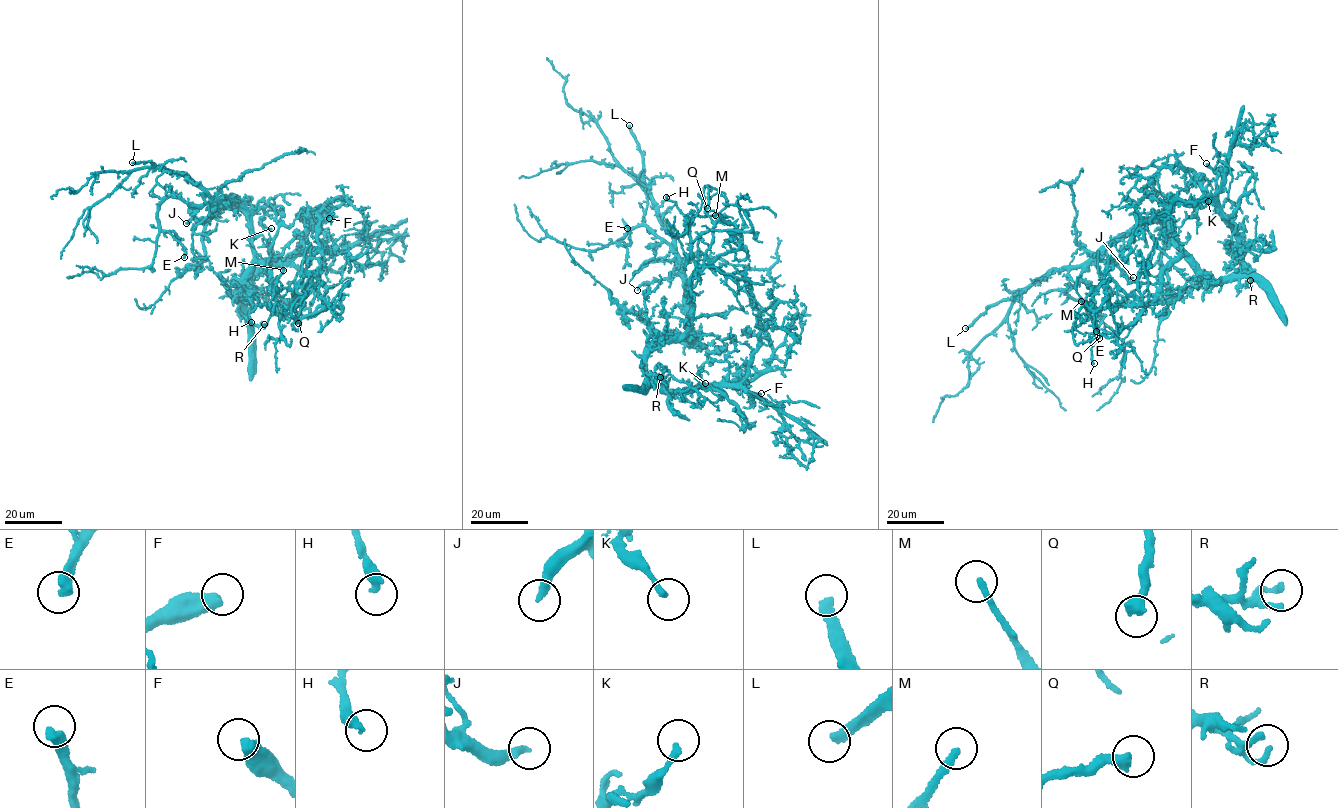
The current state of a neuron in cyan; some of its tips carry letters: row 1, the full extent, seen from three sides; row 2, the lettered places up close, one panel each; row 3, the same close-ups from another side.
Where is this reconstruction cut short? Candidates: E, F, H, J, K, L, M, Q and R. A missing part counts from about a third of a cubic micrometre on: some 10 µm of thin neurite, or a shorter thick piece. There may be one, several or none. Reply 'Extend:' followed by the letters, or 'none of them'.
Extend: F, L, M

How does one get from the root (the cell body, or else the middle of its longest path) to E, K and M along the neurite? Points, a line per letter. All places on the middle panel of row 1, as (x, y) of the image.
E: (655, 345), (686, 334), (693, 339), (682, 265), (645, 226), (616, 242), (630, 244), (627, 228)
K: (655, 345), (673, 342), (688, 334), (706, 349), (706, 362), (698, 374), (705, 383)
M: (655, 345), (683, 337), (694, 308), (687, 291), (695, 265), (686, 221), (694, 216), (715, 215)

